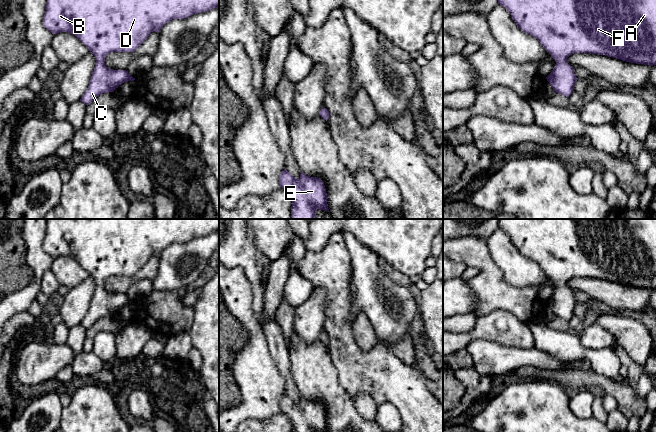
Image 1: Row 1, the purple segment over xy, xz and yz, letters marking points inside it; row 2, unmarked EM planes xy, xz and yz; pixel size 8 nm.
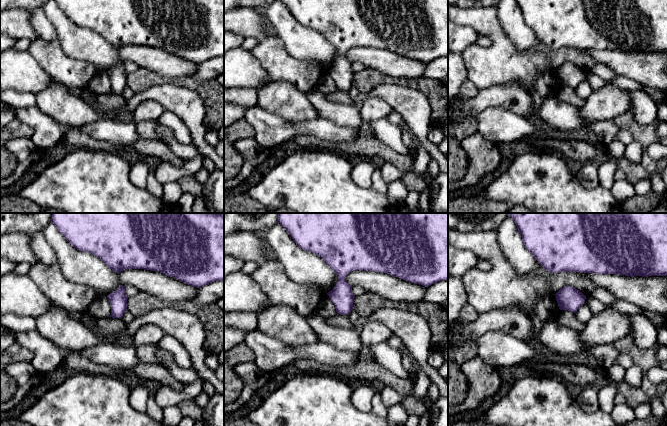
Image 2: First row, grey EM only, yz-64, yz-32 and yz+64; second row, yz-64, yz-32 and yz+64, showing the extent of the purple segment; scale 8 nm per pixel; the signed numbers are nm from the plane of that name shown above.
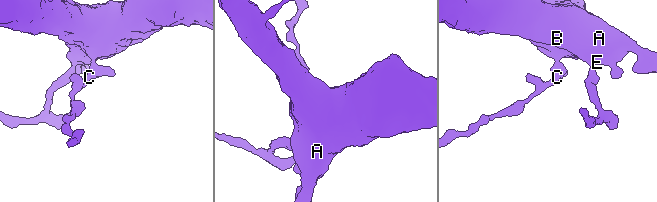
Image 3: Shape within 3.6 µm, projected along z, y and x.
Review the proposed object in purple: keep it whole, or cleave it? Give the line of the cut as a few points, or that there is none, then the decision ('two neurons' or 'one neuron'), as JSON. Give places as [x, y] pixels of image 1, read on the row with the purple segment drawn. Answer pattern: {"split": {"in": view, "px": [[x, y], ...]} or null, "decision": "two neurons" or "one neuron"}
{"split": null, "decision": "one neuron"}

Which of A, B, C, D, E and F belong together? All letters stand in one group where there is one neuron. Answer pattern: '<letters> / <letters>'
A B C D E F

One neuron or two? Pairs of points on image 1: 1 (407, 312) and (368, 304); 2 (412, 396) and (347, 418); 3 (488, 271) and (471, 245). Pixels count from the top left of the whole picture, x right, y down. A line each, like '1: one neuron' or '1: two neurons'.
1: one neuron
2: two neurons
3: one neuron

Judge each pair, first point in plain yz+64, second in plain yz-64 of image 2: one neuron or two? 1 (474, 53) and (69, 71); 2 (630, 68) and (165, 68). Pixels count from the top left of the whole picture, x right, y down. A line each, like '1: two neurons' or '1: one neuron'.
1: one neuron
2: one neuron

